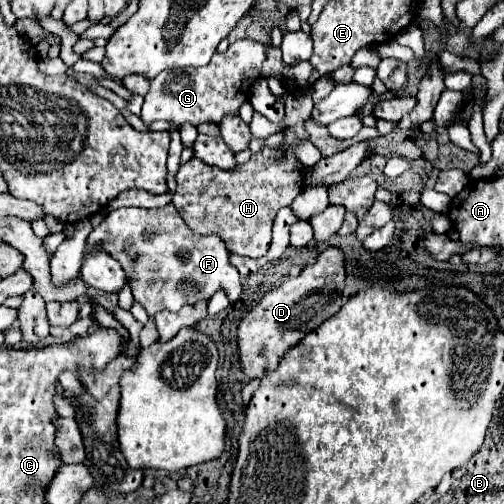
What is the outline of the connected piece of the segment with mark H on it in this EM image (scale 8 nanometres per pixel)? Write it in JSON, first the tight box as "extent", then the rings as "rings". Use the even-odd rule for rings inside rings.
{"extent":[171,123,307,257],"rings":[[[303,123],[285,129],[285,141],[279,149],[265,147],[263,151],[251,155],[245,165],[237,165],[227,171],[191,157],[177,173],[177,191],[171,203],[195,233],[219,235],[229,253],[247,257],[265,255],[271,243],[271,227],[277,211],[291,205],[305,187],[305,169],[291,151],[291,143],[299,137],[307,137]]]}

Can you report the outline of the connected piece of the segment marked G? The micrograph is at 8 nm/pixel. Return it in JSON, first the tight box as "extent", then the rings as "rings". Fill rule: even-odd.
{"extent":[141,39,265,125],"rings":[[[241,39],[229,45],[225,53],[215,53],[213,59],[203,67],[167,69],[151,79],[151,89],[145,95],[141,109],[143,123],[151,121],[173,121],[183,125],[185,121],[199,125],[201,121],[219,123],[223,115],[237,113],[239,105],[249,99],[249,89],[259,79],[259,67],[265,59],[265,45],[249,39]]]}

